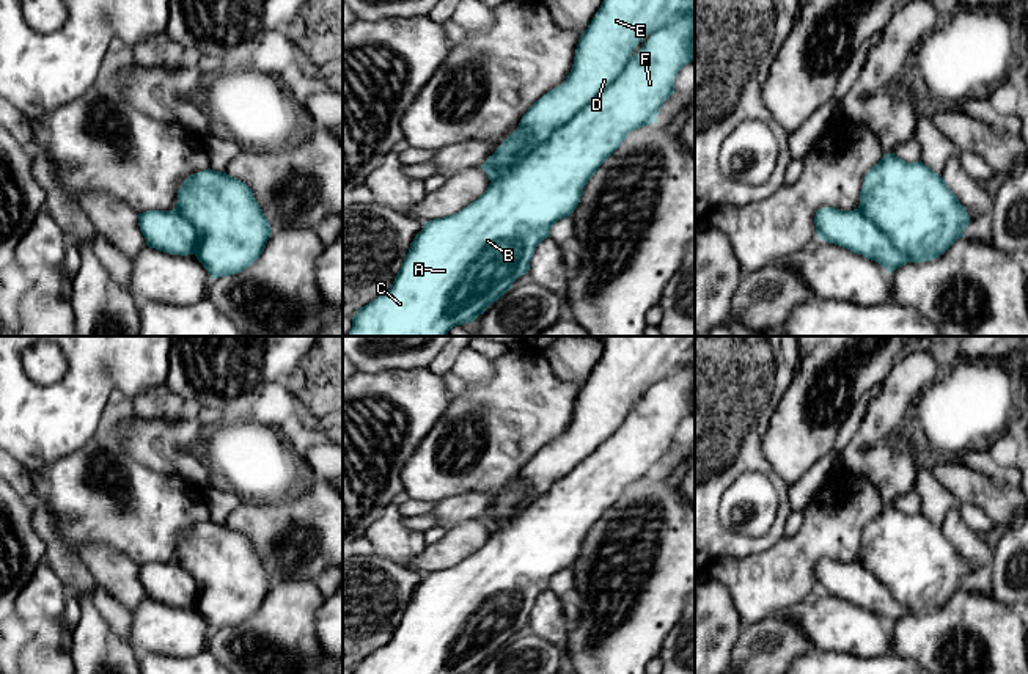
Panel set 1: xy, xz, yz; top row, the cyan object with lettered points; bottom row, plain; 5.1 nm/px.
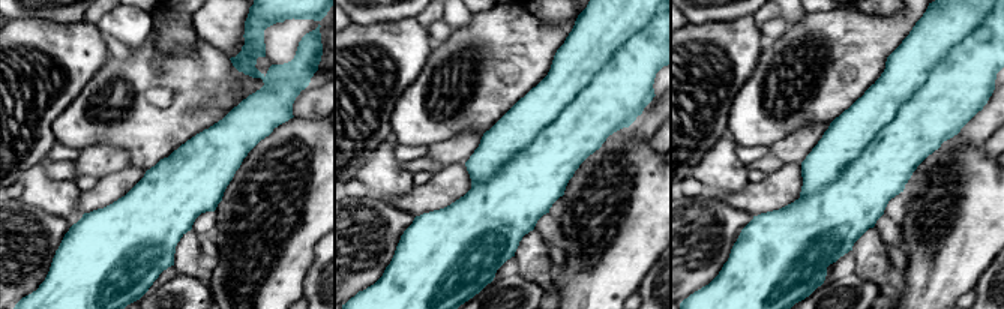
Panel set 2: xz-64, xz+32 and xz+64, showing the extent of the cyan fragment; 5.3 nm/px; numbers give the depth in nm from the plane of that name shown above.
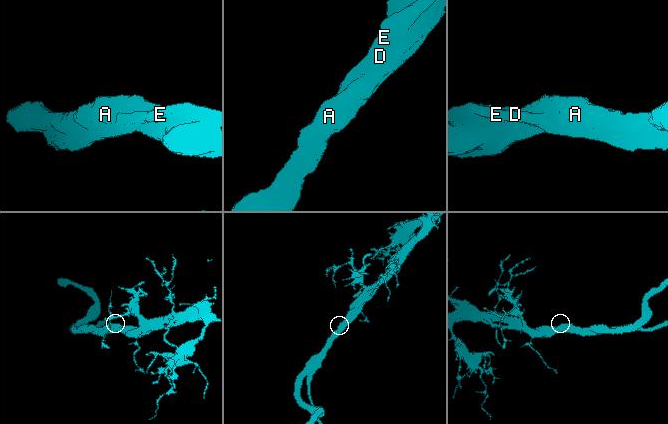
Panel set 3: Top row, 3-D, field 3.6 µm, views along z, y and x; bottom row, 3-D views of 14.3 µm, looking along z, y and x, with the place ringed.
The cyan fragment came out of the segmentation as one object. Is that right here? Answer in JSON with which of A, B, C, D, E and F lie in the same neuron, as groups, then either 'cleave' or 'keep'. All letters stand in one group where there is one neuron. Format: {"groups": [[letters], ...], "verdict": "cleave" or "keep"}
{"groups": [["A", "B", "C", "D", "E", "F"]], "verdict": "keep"}

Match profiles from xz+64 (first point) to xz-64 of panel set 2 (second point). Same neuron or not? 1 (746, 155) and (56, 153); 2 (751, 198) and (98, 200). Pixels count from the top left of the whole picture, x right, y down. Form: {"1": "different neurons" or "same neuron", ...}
{"1": "same neuron", "2": "same neuron"}

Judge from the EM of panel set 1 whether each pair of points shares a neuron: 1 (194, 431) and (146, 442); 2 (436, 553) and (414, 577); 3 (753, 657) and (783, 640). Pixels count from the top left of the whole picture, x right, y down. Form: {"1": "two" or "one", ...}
{"1": "one", "2": "two", "3": "one"}

